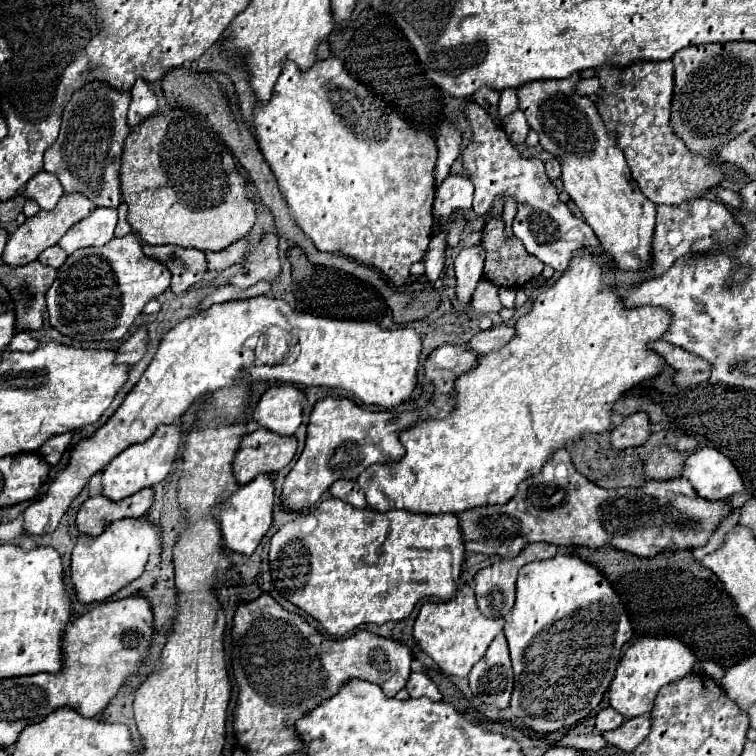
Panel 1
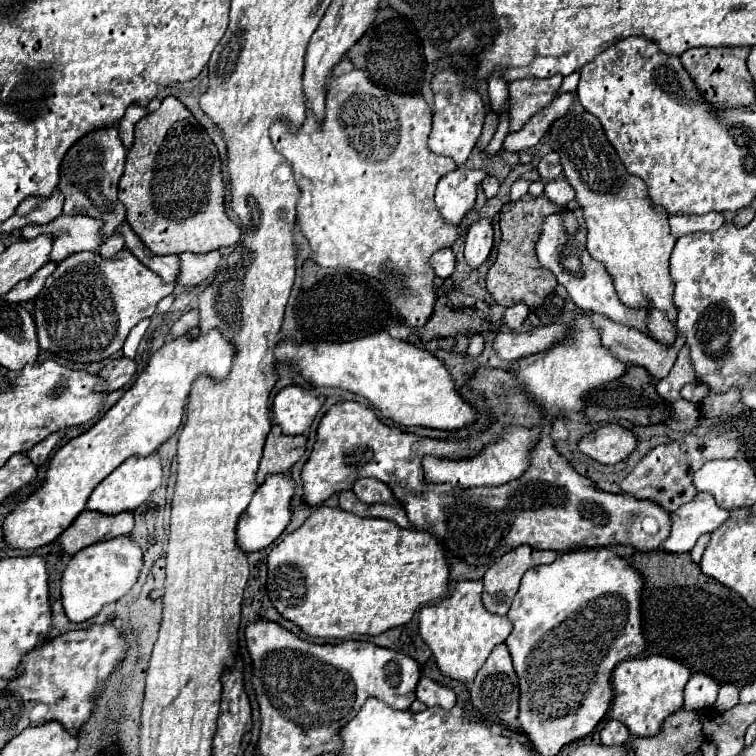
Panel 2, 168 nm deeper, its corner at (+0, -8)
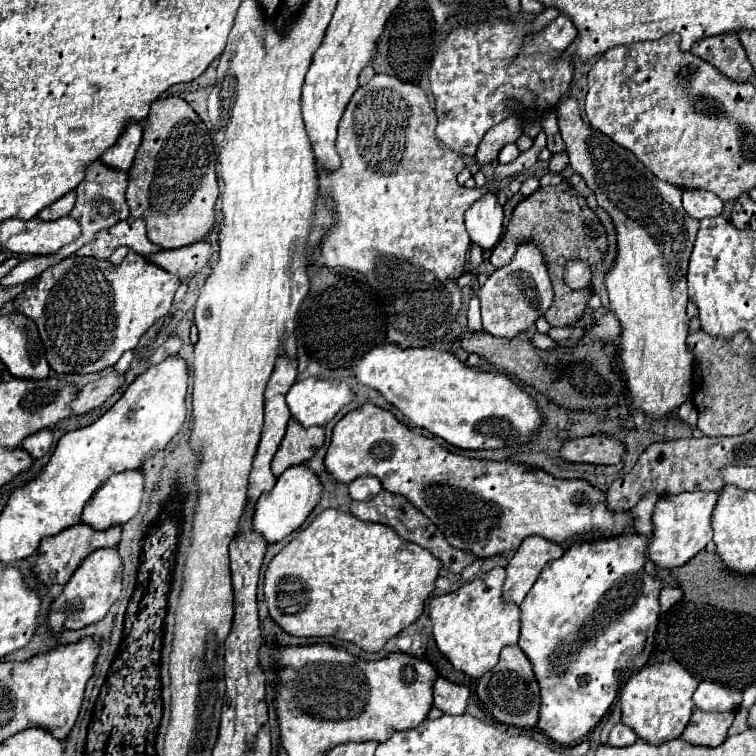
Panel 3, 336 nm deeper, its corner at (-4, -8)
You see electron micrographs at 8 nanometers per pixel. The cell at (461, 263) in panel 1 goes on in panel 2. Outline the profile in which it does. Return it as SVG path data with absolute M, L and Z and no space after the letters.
M482 218L470 226L466 236L466 248L464 248L464 258L470 268L480 268L480 264L488 258L492 240L494 240L494 230L490 220Z

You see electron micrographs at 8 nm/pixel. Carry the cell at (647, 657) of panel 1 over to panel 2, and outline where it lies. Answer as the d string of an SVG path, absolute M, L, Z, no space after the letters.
M646 656L646 658L630 658L616 666L612 674L614 686L614 702L612 702L612 718L620 720L628 726L632 736L652 736L660 730L666 716L682 708L682 690L690 678L690 670L666 656Z

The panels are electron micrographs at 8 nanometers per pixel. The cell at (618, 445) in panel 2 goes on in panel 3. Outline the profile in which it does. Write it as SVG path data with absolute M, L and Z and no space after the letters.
M604 434L568 440L560 448L560 456L566 462L580 462L580 464L618 464L624 452L626 450L622 442L612 440Z

